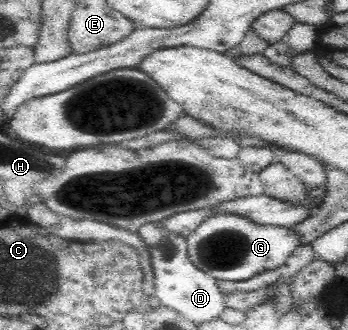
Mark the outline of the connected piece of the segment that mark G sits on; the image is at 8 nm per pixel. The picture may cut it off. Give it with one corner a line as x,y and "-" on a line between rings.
212,214
185,238
188,257
196,268
216,278
225,287
253,286
267,272
282,266
300,246
299,238
286,226
262,226
237,214

